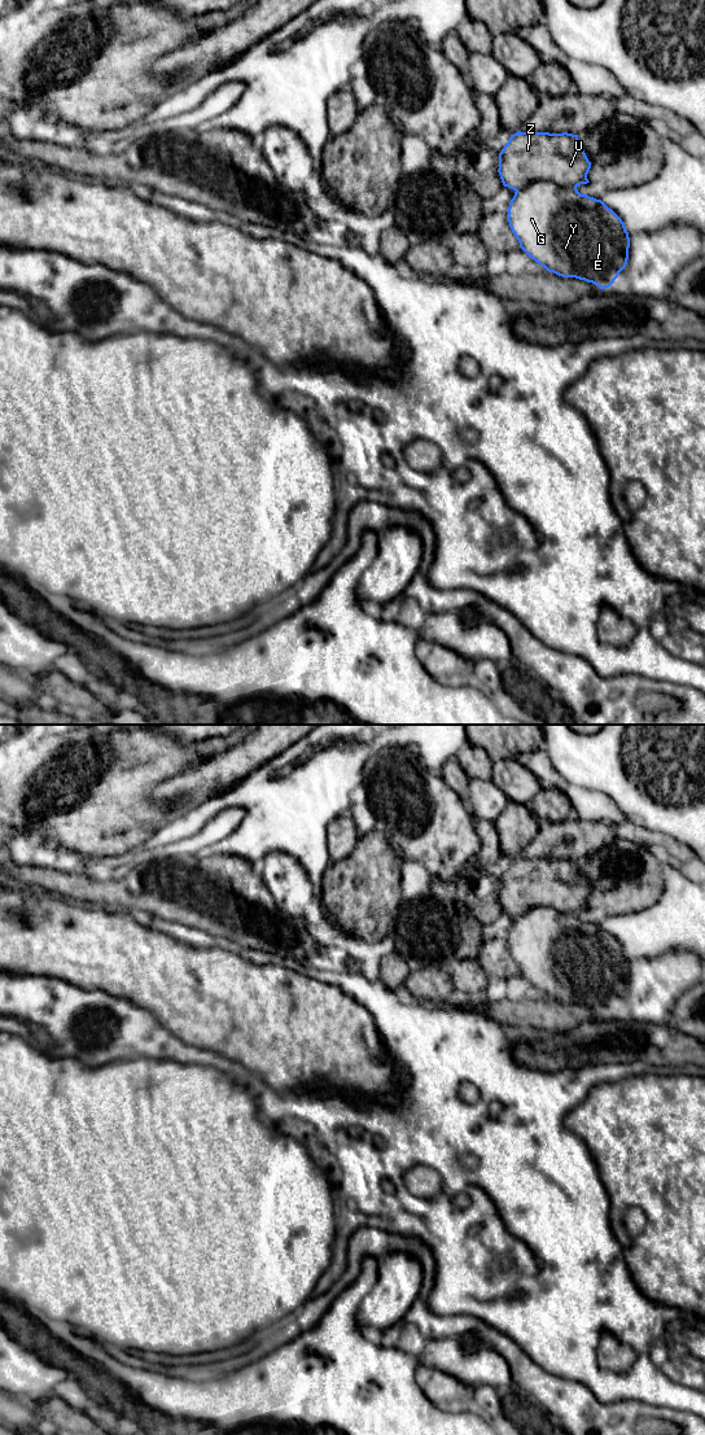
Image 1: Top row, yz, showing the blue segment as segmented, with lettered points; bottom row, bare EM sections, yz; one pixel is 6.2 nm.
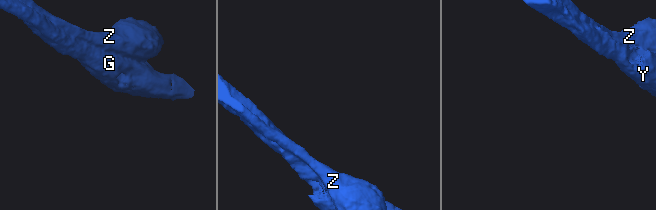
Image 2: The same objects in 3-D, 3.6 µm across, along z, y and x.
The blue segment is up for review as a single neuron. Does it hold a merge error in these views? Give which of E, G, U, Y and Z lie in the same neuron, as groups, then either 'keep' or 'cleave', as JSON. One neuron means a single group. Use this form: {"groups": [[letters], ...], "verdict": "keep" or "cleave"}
{"groups": [["E", "G", "Y"], ["U", "Z"]], "verdict": "cleave"}

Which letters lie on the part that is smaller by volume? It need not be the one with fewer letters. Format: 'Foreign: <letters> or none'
Foreign: U, Z

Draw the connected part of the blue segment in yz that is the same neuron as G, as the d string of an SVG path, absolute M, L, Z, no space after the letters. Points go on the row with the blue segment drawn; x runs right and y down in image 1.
M533 181L514 192L507 218L520 248L548 272L605 289L627 264L630 237L625 223L601 200L581 194L577 187Z

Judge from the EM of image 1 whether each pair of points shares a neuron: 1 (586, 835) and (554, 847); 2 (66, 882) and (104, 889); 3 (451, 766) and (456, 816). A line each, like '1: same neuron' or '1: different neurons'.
1: same neuron
2: same neuron
3: different neurons

